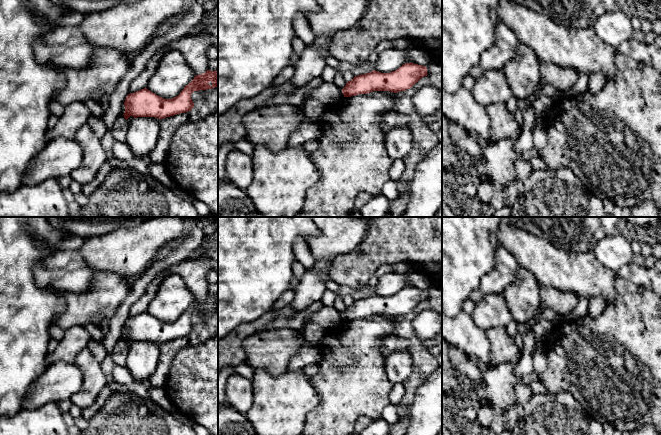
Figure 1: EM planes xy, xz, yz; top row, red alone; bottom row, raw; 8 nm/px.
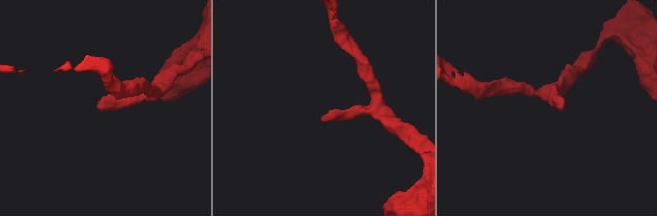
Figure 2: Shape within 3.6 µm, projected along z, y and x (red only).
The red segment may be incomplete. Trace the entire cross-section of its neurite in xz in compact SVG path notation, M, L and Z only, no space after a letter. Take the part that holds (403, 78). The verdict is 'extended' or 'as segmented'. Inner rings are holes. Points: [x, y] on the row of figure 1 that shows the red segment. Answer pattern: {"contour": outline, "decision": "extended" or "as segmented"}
{"contour": "M405 63L390 73L372 72L355 76L342 89L344 97L367 94L373 91L400 92L412 88L422 77L427 76L426 66Z", "decision": "as segmented"}

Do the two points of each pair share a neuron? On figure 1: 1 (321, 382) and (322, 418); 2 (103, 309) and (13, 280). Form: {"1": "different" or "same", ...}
{"1": "same", "2": "different"}

